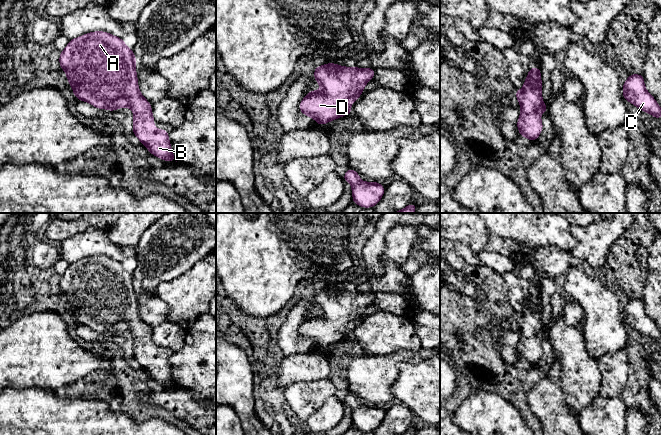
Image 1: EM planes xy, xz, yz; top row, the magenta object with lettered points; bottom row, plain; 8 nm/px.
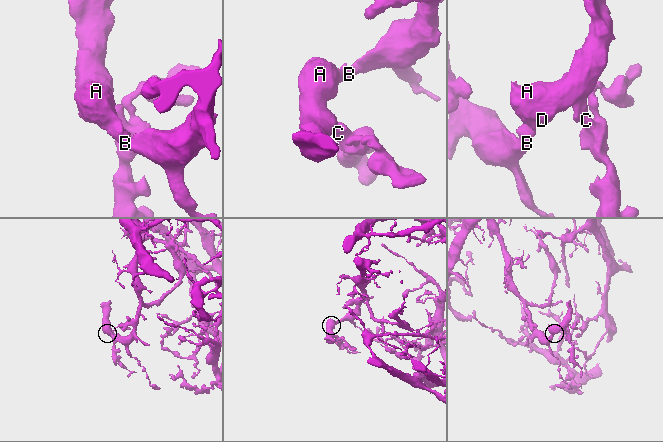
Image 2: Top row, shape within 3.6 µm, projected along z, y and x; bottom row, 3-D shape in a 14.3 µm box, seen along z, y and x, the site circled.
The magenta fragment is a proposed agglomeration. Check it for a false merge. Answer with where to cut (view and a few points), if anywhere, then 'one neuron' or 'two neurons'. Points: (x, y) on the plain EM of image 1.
no cut; one neuron

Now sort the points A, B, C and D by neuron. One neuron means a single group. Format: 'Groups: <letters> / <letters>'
Groups: A B C D

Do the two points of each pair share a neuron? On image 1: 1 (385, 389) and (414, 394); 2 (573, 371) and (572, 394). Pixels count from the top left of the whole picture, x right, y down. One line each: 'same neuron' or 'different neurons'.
1: different neurons
2: same neuron

